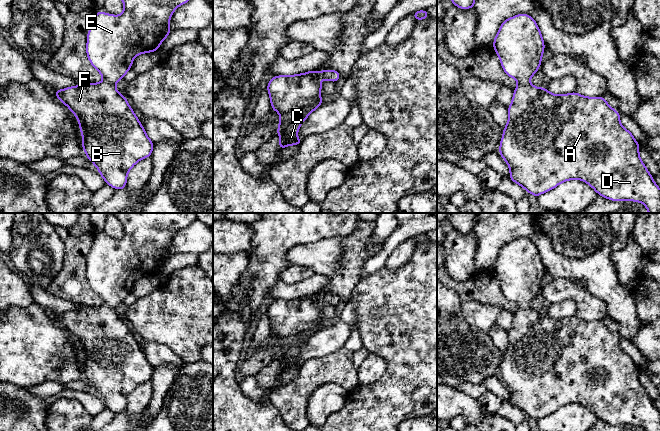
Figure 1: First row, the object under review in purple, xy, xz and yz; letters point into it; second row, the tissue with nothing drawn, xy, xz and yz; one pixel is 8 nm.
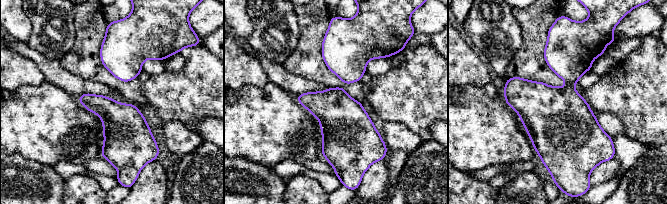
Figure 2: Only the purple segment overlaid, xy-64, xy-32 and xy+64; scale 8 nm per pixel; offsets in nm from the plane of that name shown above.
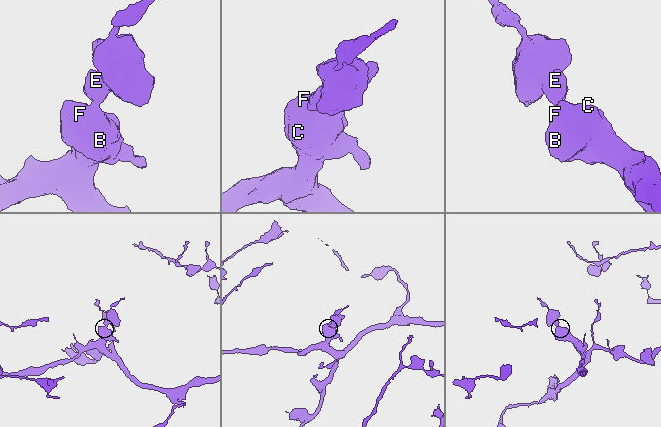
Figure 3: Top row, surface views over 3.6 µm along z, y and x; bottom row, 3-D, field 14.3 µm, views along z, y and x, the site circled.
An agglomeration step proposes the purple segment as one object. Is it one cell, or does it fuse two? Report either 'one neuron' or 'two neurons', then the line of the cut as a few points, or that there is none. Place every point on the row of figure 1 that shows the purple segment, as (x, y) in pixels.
one neuron; cut none

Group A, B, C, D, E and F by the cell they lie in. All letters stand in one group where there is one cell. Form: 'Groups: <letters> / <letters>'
Groups: A B C D E F

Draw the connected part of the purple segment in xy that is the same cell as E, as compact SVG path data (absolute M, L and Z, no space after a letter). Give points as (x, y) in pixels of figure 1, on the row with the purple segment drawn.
M189 0L122 1L124 11L121 15L98 11L87 33L87 58L104 80L53 90L56 97L77 117L86 158L96 166L106 184L116 190L125 189L127 174L138 161L151 157L154 143L147 136L127 98L116 90L115 84L131 69L135 56L158 52L160 44L172 31L169 26L171 15L178 6Z

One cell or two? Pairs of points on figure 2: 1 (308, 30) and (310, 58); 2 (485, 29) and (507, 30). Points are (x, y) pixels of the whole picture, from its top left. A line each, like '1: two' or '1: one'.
1: one
2: one

